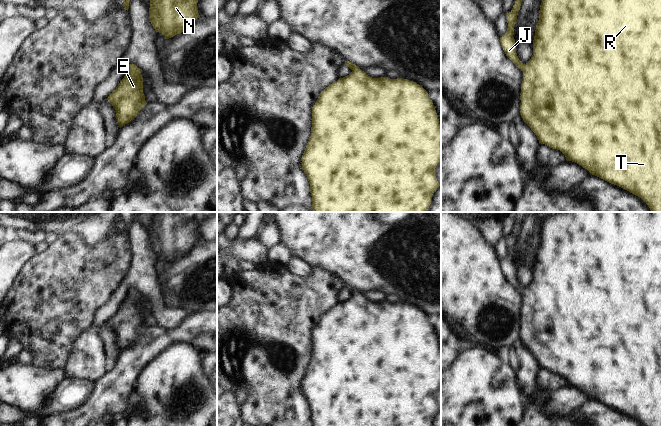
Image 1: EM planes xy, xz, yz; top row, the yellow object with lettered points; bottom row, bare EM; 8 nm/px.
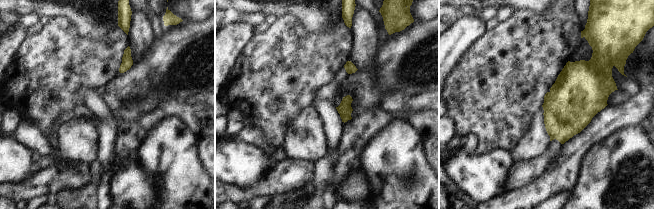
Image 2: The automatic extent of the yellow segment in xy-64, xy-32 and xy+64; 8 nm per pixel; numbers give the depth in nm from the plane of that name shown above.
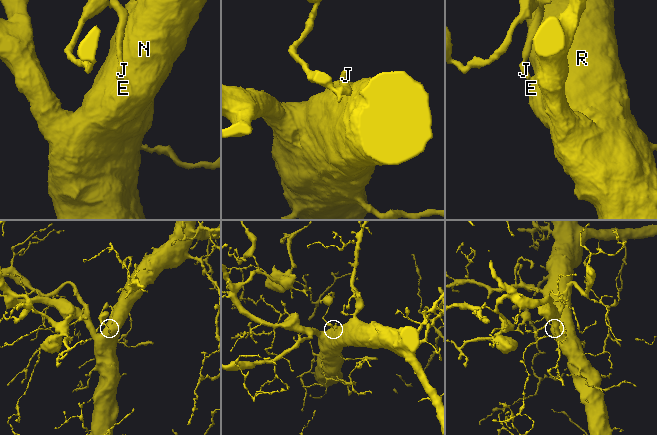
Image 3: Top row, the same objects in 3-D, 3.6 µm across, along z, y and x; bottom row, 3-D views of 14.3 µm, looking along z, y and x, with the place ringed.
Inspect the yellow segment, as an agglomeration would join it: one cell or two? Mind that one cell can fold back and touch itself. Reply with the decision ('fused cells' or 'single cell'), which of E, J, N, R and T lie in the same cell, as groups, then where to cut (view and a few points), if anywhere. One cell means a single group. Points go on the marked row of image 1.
single cell | E J N R T | no cut

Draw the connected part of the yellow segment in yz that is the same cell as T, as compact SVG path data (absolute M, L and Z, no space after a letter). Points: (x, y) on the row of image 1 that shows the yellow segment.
M522 0L507 13L508 29L500 38L506 56L523 72L520 115L539 143L560 150L567 161L575 162L611 184L641 198L651 212L661 212L661 0L542 0L533 40L533 55L523 64L516 53L514 26Z

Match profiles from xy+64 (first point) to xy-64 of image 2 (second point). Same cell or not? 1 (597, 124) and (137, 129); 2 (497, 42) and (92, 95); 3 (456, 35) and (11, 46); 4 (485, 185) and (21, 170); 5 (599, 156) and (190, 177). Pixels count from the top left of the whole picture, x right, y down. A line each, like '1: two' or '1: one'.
1: one
2: two
3: one
4: one
5: one

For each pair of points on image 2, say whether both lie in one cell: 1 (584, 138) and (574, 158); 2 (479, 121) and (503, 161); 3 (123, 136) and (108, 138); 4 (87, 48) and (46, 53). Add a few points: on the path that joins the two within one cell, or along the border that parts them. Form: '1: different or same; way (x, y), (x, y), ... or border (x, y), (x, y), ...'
1: same; way (580, 143), (574, 149), (574, 153)
2: different; border (475, 151), (509, 152)
3: different; border (118, 124), (113, 160)
4: same; way (77, 53), (56, 53)

